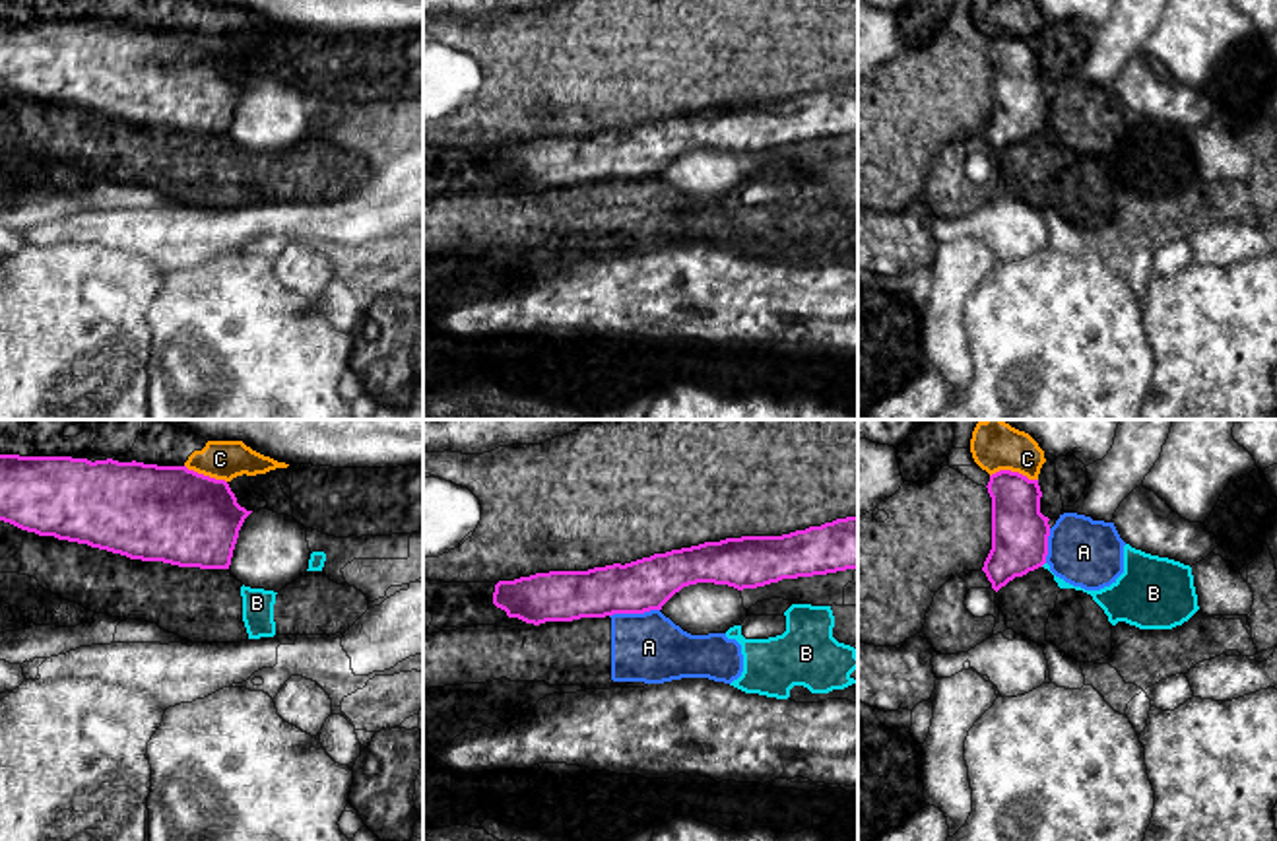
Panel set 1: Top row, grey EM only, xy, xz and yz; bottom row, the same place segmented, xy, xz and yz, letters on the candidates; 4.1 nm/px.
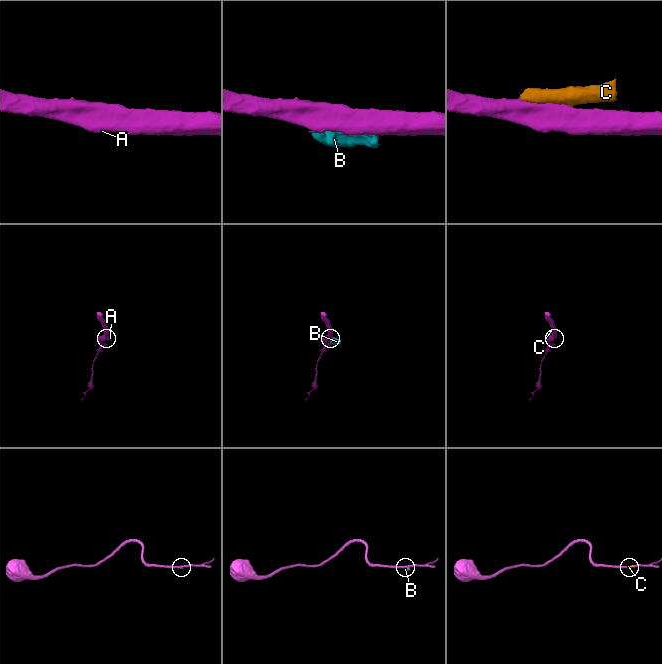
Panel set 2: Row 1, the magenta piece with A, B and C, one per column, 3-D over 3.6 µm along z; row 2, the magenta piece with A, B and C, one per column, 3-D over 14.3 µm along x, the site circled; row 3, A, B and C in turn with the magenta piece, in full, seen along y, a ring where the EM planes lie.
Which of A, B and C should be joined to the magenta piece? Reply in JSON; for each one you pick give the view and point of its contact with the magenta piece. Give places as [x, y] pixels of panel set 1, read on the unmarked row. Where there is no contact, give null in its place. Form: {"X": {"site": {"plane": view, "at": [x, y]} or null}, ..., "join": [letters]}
{"join": []}

